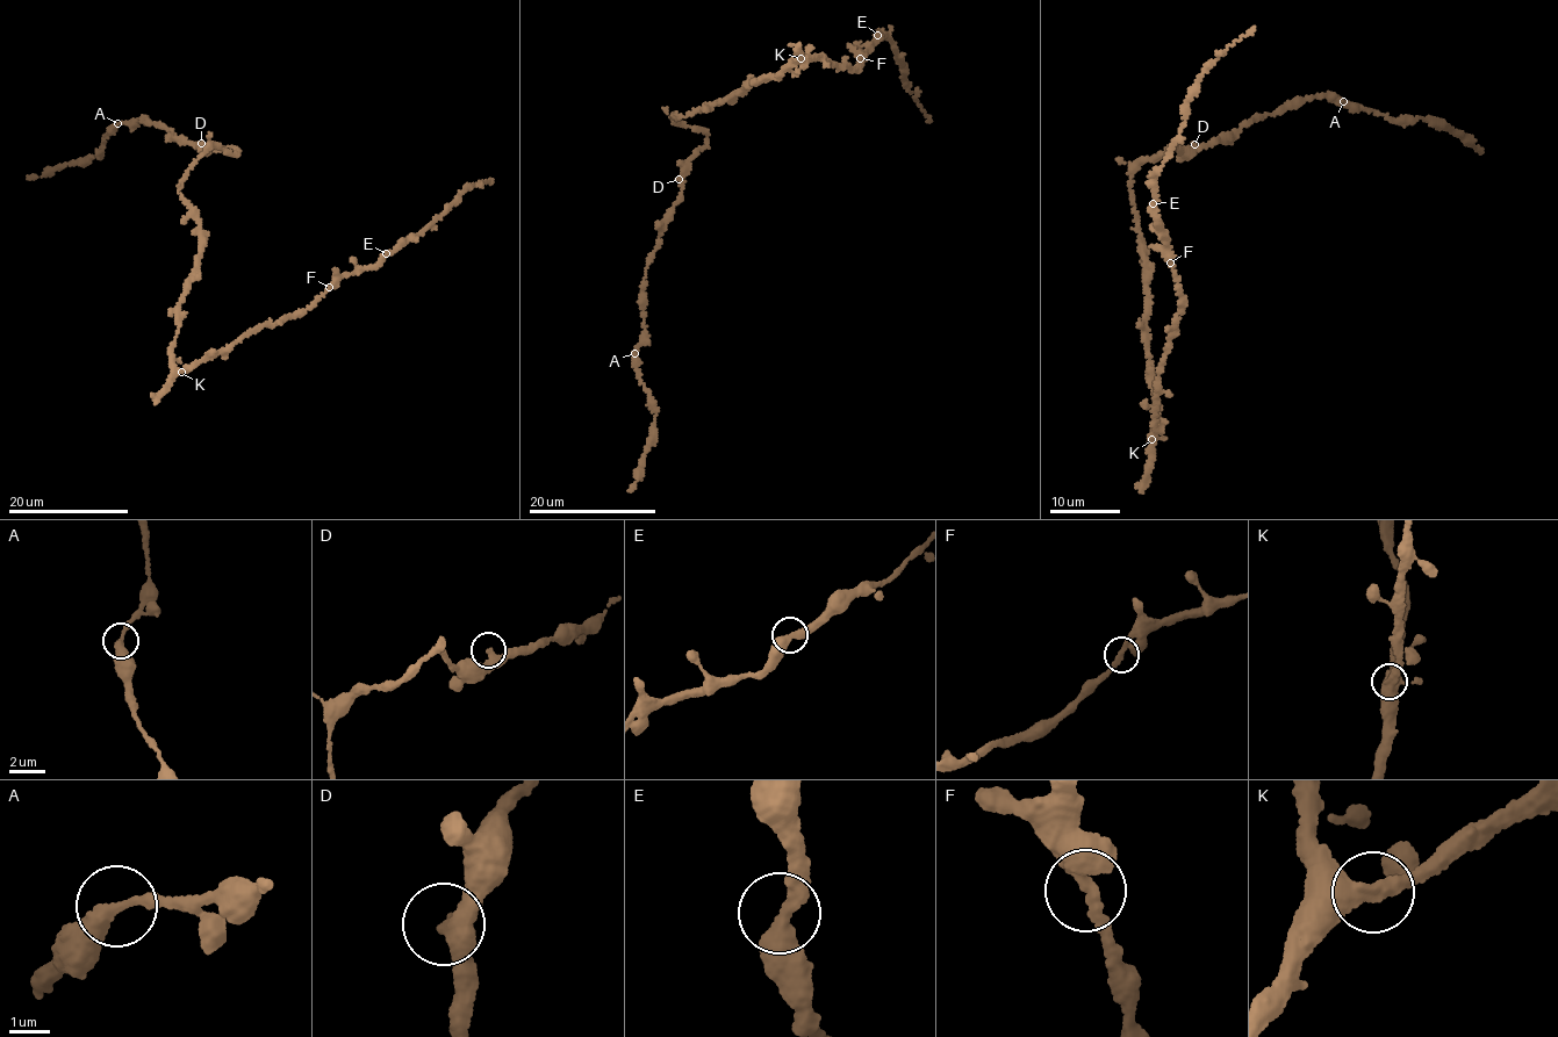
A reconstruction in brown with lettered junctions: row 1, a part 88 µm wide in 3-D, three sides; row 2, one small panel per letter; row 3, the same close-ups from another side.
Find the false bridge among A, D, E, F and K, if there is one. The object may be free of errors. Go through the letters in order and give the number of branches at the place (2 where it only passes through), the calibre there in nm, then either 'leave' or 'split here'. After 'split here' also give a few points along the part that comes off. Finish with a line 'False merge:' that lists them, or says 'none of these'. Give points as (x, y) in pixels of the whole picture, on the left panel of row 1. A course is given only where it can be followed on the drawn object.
A: 2 branches meet; 360 nm thick; leave
D: 2 branches meet; 360 nm thick; leave
E: 2 branches meet; 400 nm thick; leave
F: 2 branches meet; 320 nm thick; leave
K: 2 branches meet; 400 nm thick; leave
False merge: none of these

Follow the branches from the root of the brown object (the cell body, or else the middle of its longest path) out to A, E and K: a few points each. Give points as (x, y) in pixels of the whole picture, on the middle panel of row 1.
A: (740, 92), (673, 116), (705, 130), (706, 144), (688, 163), (680, 200), (646, 267), (645, 335), (634, 353)
E: (740, 92), (772, 76), (778, 78), (798, 59), (824, 57), (833, 64), (854, 70), (877, 35)
K: (740, 92), (772, 76), (778, 78), (801, 58)

